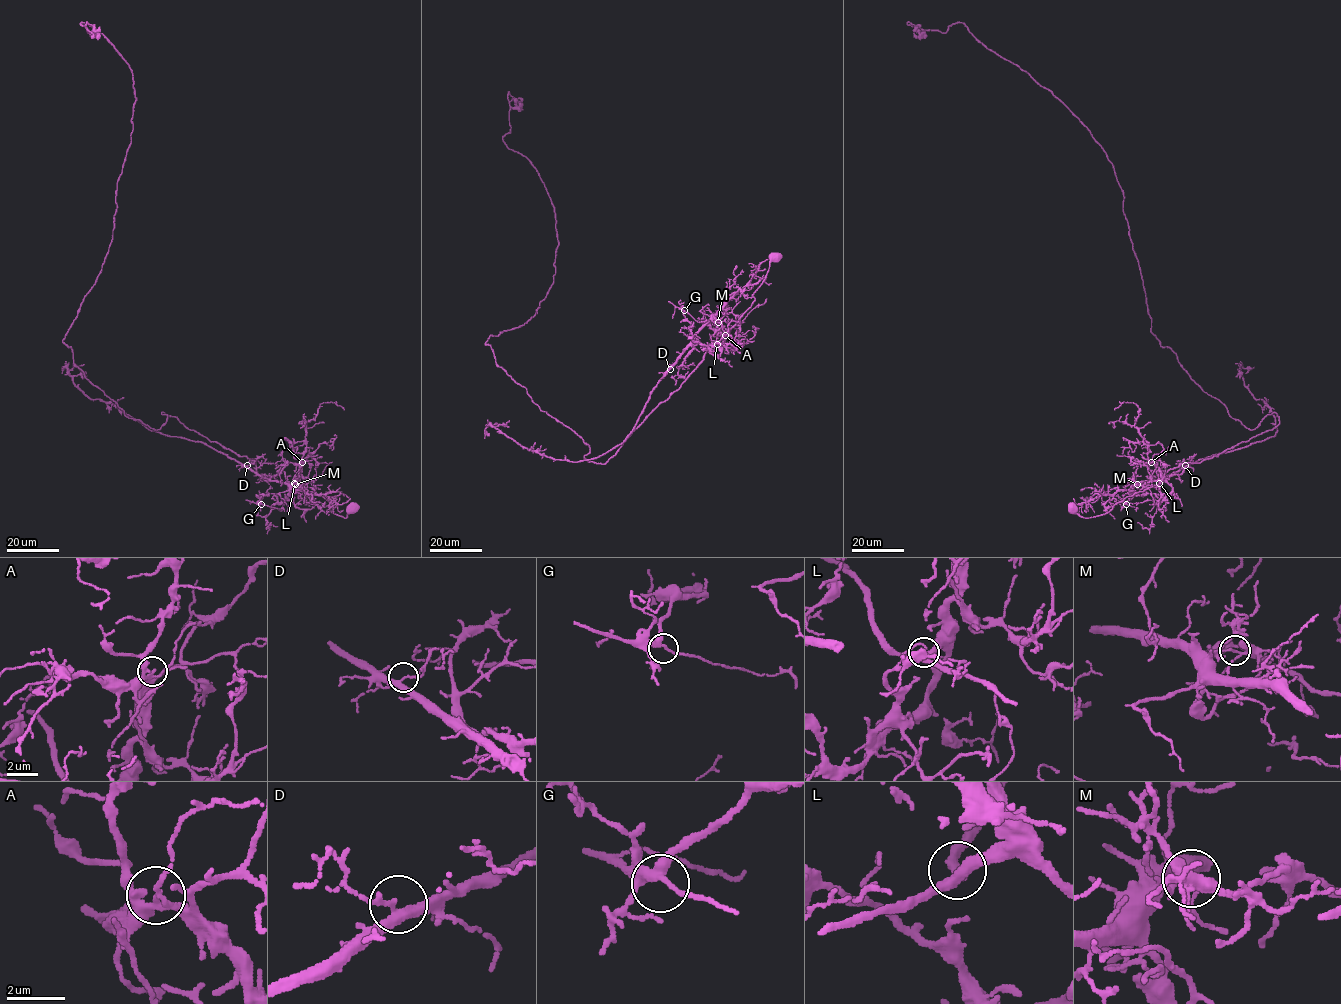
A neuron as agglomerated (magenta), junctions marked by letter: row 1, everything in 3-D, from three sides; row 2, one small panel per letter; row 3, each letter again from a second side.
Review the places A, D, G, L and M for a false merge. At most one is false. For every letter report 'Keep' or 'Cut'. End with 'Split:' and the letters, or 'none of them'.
A: Keep
D: Keep
G: Keep
L: Keep
M: Cut
Split: M

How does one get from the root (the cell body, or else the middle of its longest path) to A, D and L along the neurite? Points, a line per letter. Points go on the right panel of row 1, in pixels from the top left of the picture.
A: (1073, 507), (1084, 517), (1102, 515), (1126, 497), (1155, 486), (1163, 480), (1163, 475), (1151, 462)
D: (1073, 507), (1084, 517), (1104, 514), (1113, 506), (1104, 504), (1118, 491), (1144, 481), (1161, 481), (1185, 465)
L: (1073, 507), (1084, 517), (1102, 515), (1126, 497), (1159, 483)

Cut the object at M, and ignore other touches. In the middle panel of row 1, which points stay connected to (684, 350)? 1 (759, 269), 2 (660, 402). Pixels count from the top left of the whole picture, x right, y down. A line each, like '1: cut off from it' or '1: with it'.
1: with it
2: cut off from it

